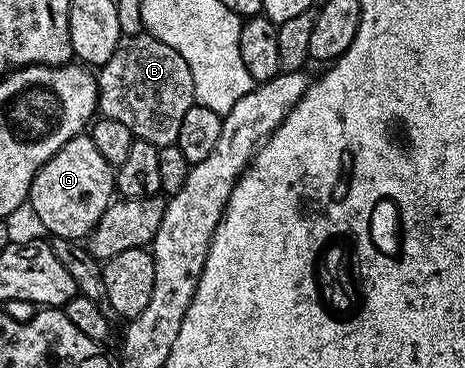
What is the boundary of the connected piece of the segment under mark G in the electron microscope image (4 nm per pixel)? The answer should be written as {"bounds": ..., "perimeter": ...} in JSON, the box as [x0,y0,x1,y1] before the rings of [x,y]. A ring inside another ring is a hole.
{"bounds":[28,133,116,240],"perimeter":[[[82,133],[74,136],[34,176],[32,187],[28,193],[28,202],[30,203],[31,213],[40,221],[41,227],[45,231],[49,230],[49,235],[58,238],[71,238],[73,240],[87,239],[93,228],[102,220],[102,212],[114,200],[114,191],[116,190],[116,176],[114,168],[106,160],[102,160],[102,152],[94,148],[94,140],[87,134]]]}

